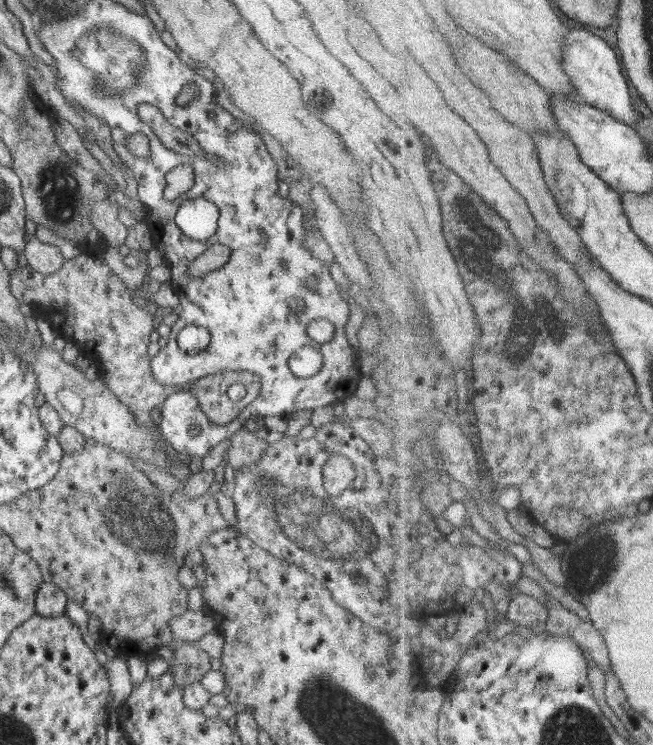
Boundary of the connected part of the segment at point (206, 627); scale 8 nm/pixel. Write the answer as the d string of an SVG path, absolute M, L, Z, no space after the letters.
M186 610L182 615L169 621L169 630L179 643L197 645L205 634L216 628L213 619L204 610Z

